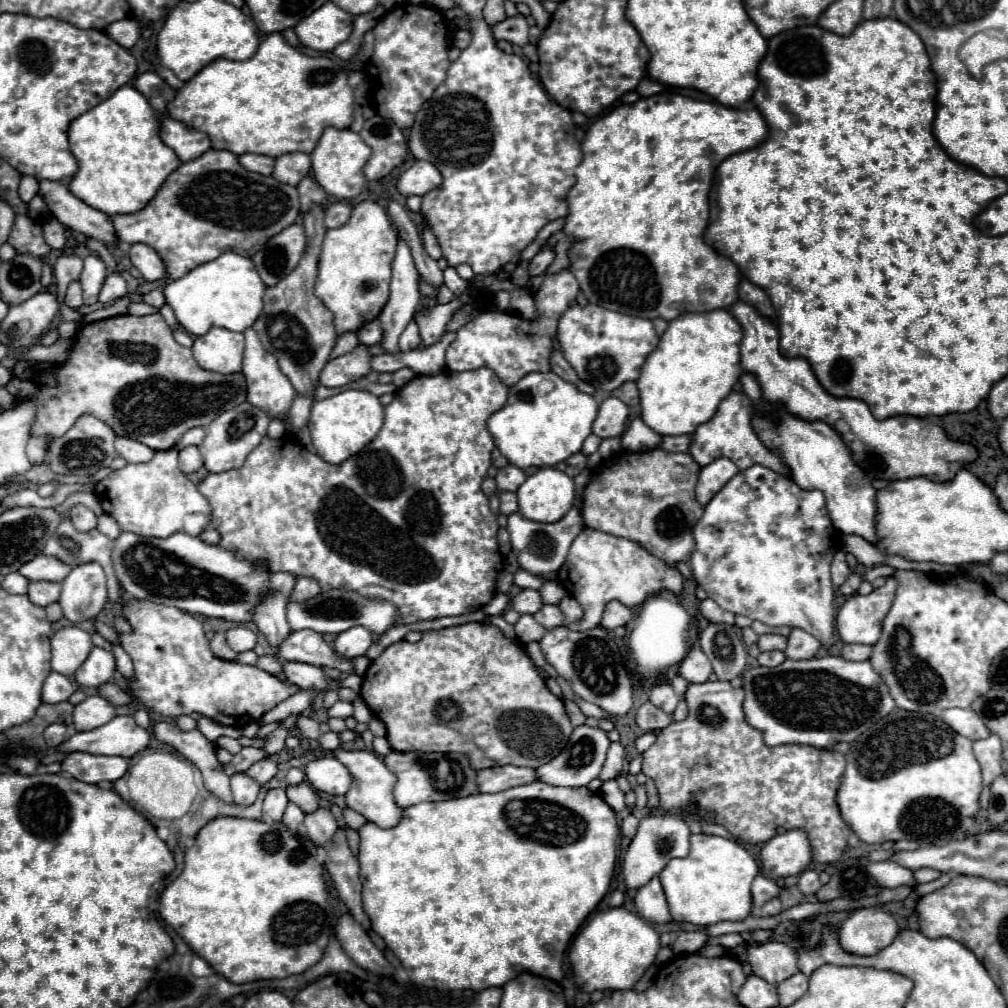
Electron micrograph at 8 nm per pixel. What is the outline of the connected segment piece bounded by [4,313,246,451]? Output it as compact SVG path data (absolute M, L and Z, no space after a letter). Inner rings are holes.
M152 313L146 317L116 315L106 321L102 319L96 323L86 323L76 333L80 335L72 339L68 359L52 367L54 377L58 377L58 385L38 385L34 377L20 379L16 375L4 385L8 393L16 399L16 403L22 403L26 399L38 401L38 413L32 423L32 435L36 437L52 441L54 437L62 437L62 433L66 433L78 417L94 415L106 425L110 425L116 435L136 439L154 451L162 451L172 449L188 429L204 427L218 413L234 409L236 405L246 401L244 375L220 375L202 369L194 361L192 349L186 349L180 343L176 343L172 329L166 325L160 313Z

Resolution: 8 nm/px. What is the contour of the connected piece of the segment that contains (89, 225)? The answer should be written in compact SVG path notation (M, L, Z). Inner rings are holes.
M40 181L40 193L44 195L52 215L66 227L84 233L86 237L98 239L106 245L116 245L114 225L110 225L110 215L98 209L92 209L82 199L74 197L66 183L62 181Z

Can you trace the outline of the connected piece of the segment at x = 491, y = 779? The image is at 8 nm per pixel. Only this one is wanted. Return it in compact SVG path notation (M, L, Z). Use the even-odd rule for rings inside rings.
M496 765L478 771L478 793L498 793L516 785L526 785L536 779L534 769L516 765Z

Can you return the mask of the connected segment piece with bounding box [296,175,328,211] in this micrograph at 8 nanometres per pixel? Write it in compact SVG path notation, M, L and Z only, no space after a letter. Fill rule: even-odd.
M306 175L298 185L296 185L298 193L300 193L300 205L302 205L302 211L308 211L314 203L326 207L328 201L326 201L326 193L322 191L322 187L310 177Z

